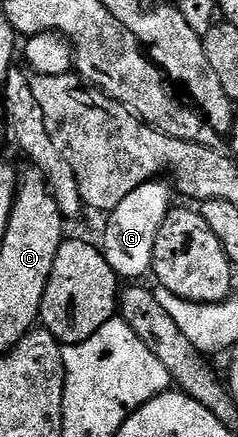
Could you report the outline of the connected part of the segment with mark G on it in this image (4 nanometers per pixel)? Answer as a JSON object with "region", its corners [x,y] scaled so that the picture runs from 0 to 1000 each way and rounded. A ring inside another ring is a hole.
{"region":[[[634,412],[546,439],[479,481],[458,483],[420,568],[454,604],[508,638],[588,641],[588,634],[634,620],[655,538],[723,476],[718,446],[727,442],[702,419],[693,423],[681,412]]]}

